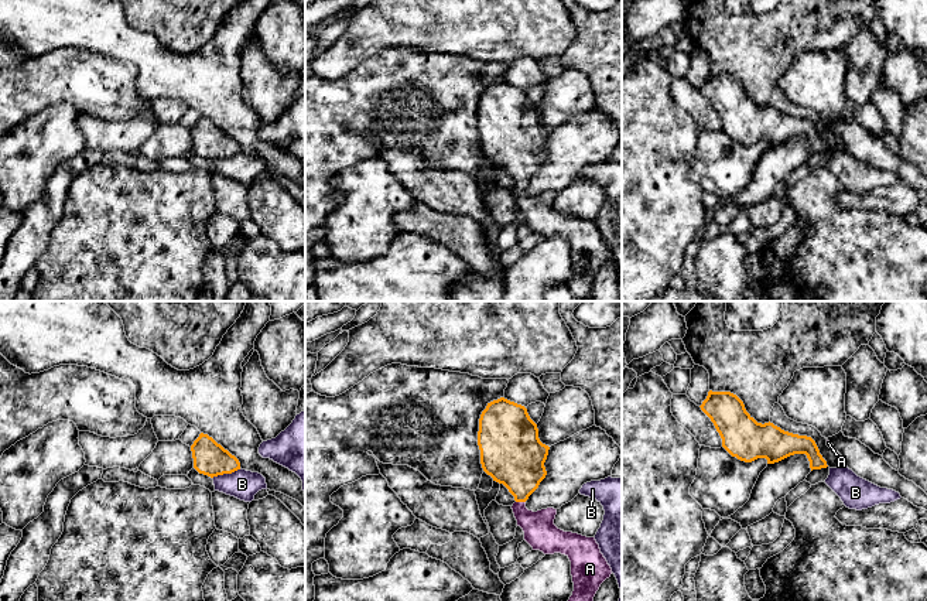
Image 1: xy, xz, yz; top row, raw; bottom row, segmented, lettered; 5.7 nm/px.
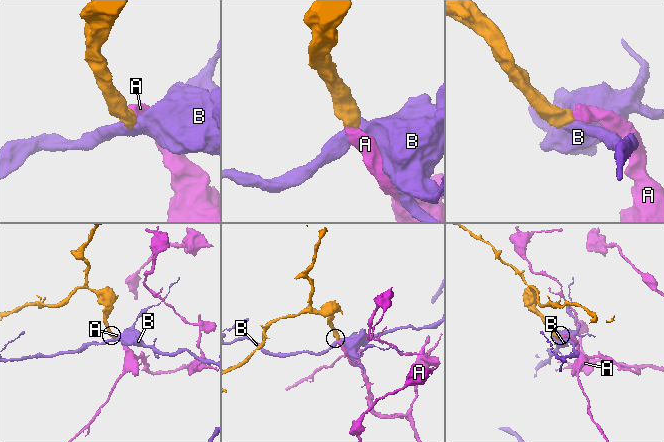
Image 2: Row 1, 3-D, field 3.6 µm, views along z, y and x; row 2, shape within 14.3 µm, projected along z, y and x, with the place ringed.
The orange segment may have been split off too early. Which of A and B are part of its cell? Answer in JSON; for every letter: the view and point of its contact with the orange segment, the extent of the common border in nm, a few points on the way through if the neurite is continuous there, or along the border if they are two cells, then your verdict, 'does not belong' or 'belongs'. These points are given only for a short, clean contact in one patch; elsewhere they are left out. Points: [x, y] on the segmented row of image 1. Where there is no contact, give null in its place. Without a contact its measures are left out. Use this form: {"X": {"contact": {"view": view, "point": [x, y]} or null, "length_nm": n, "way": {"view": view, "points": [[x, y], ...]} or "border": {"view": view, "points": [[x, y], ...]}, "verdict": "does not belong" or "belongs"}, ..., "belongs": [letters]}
{"A": {"contact": {"view": "xz", "point": [520, 501]}, "length_nm": 60, "way": {"view": "xz", "points": [[516, 457], [520, 468], [520, 501], [520, 512], [540, 532]]}, "verdict": "belongs"}, "B": {"contact": {"view": "xy", "point": [226, 473]}, "length_nm": 180, "border": {"view": "xy", "points": [[240, 468], [218, 474], [212, 478]]}, "verdict": "does not belong"}, "belongs": ["A"]}

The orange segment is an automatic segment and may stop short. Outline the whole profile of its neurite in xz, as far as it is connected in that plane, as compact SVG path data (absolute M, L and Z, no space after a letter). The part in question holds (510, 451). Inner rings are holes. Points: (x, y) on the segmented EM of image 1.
M504 397L488 403L479 419L478 445L483 471L493 481L503 484L514 496L512 506L517 526L524 532L524 540L544 554L561 553L571 561L574 591L568 601L594 601L601 584L610 577L612 568L601 553L595 537L564 532L554 525L557 509L547 508L537 512L526 508L526 501L545 478L544 462L550 447L538 438L537 424L530 419L527 409Z

